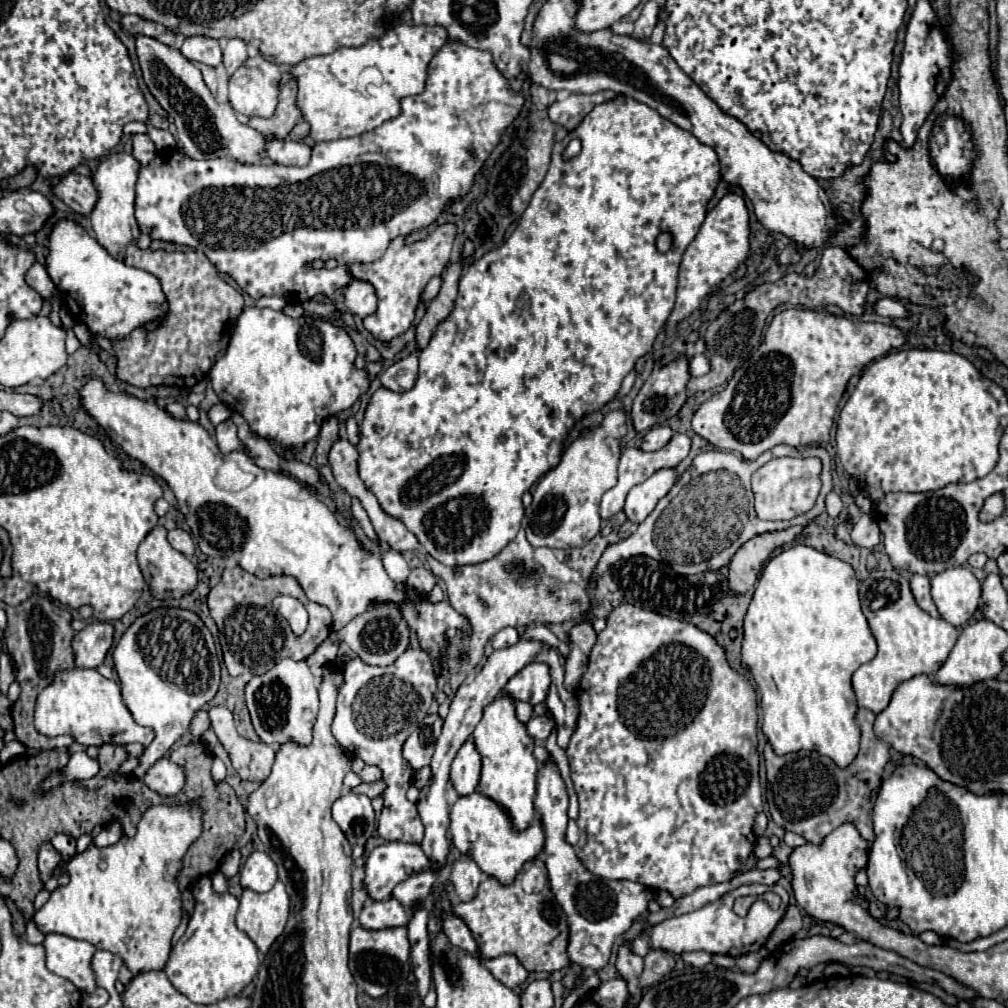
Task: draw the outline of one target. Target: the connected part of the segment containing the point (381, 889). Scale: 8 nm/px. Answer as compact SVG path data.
M385 842L373 848L365 862L363 888L371 900L385 900L409 874L427 868L433 868L433 862L425 858L419 844Z

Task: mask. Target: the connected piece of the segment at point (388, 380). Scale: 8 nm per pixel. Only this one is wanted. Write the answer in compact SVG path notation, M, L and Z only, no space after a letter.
M421 350L411 352L407 358L397 360L393 366L389 366L383 374L381 374L381 384L393 392L403 392L407 388L411 388L417 380L417 358L419 358Z

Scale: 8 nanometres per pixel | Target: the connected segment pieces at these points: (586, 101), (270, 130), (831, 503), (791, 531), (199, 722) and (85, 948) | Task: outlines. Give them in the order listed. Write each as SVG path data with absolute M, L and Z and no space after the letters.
M611 90L597 92L597 94L571 94L565 100L555 100L549 106L549 118L567 130L573 130L579 126L579 122L589 114L597 104L603 104L611 98L615 98Z
M291 78L281 88L279 104L277 104L275 114L271 118L249 118L249 126L259 130L265 136L285 138L293 130L293 126L303 118L295 100L297 100L297 80Z
M831 492L831 494L827 496L825 504L827 504L827 514L829 514L831 518L837 518L837 516L841 514L841 510L843 510L843 502L841 502L841 498L839 498L835 492Z
M793 526L779 532L767 532L745 542L729 562L729 580L727 580L729 594L741 596L751 592L761 572L761 566L771 558L773 550L795 540L799 532L801 526Z
M201 708L201 710L197 710L195 716L193 716L191 726L189 726L189 732L193 734L193 738L201 740L201 742L207 746L207 742L203 740L203 734L207 732L207 728L209 728L209 716L207 716L207 710Z
M47 934L43 946L47 948L47 966L53 974L69 978L85 994L95 990L93 970L89 966L95 954L93 944L63 934Z

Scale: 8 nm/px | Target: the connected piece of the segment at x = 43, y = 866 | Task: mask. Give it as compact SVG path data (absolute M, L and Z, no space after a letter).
M45 842L41 846L41 850L39 850L39 872L41 872L43 882L47 882L51 878L53 870L57 868L57 864L59 864L59 854L51 846L51 842Z

